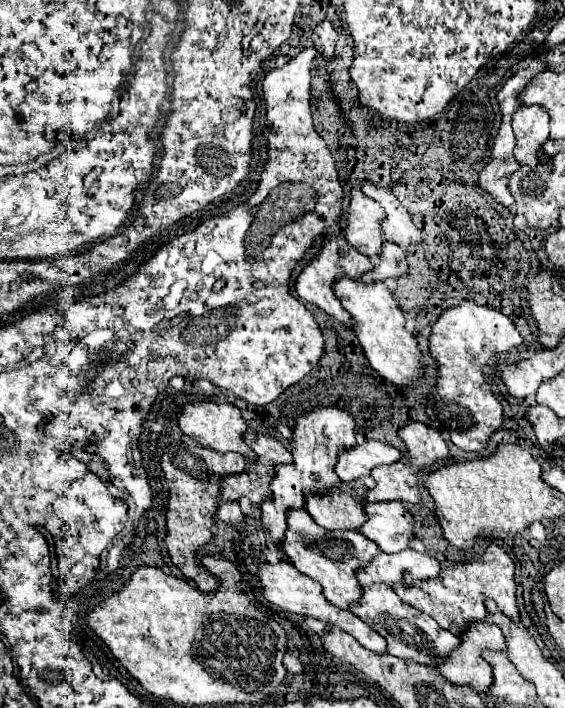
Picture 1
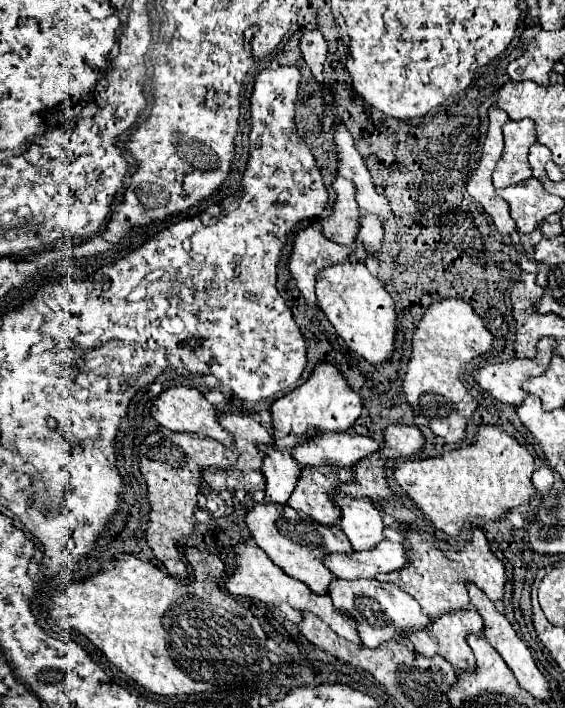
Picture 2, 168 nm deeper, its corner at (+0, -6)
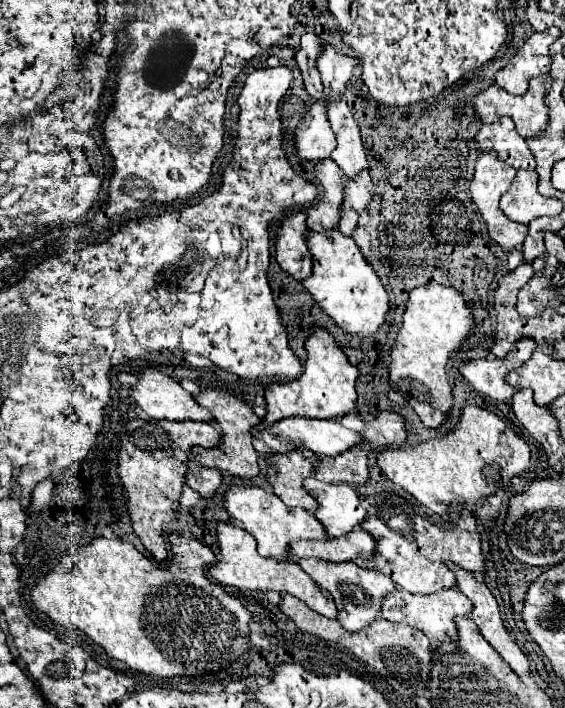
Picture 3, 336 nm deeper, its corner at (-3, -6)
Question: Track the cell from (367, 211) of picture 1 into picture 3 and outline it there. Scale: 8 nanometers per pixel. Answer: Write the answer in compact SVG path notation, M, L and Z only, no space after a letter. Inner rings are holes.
M330 158L318 162L314 174L322 182L324 194L316 202L316 206L306 210L308 228L314 232L328 232L332 228L338 228L342 220L342 200L344 200L346 182L342 170Z

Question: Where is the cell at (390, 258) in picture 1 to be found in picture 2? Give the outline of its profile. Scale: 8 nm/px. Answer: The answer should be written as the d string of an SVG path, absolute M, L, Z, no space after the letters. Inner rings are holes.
M361 210L359 220L361 220L361 228L359 228L357 238L363 242L363 246L365 246L367 252L371 252L371 254L379 252L381 240L383 240L383 226L381 226L379 216L373 214L373 212Z

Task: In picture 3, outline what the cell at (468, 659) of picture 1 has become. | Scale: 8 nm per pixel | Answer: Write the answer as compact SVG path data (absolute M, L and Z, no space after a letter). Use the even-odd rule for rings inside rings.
M396 590L390 596L384 598L382 614L390 622L404 622L408 626L420 628L432 642L456 642L456 616L470 616L472 614L472 602L460 592L460 590L440 590L430 596L416 596L404 590Z

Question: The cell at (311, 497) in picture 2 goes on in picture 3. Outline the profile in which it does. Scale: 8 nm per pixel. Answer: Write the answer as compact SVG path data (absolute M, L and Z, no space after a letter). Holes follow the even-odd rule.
M292 450L286 456L274 454L272 460L268 460L268 466L276 470L276 476L268 482L274 486L274 494L286 506L300 506L316 512L318 504L304 488L304 478L316 474L316 462L320 462L320 458L308 450Z

